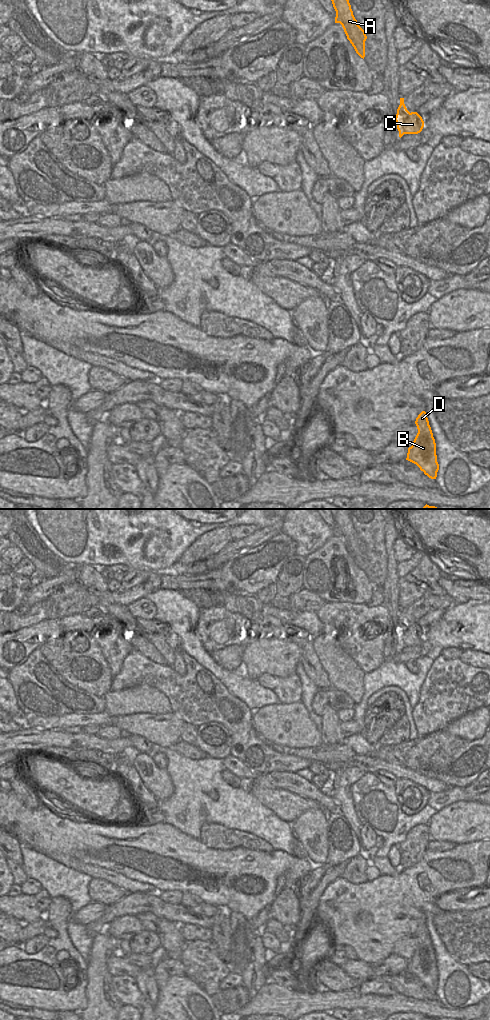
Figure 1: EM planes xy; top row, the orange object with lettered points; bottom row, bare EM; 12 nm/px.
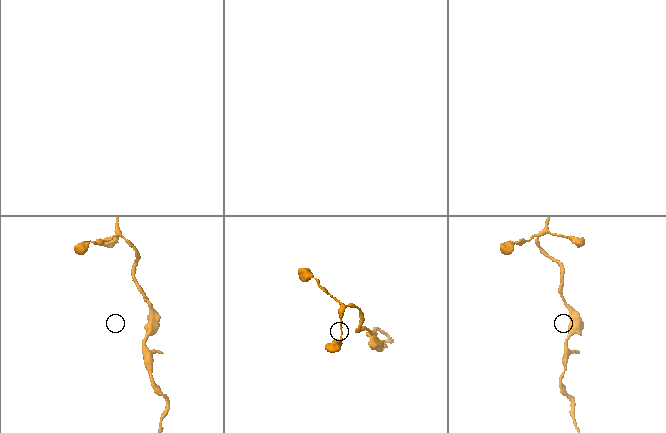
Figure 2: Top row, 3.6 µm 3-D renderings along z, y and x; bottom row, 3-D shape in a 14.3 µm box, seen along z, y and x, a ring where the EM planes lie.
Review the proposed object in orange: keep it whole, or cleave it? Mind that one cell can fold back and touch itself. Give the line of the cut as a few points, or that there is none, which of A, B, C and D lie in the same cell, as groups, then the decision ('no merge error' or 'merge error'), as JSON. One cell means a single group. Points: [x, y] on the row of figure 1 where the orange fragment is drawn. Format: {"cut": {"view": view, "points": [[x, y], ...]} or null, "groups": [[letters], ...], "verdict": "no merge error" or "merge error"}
{"cut": null, "groups": [["A", "B", "C", "D"]], "verdict": "no merge error"}

